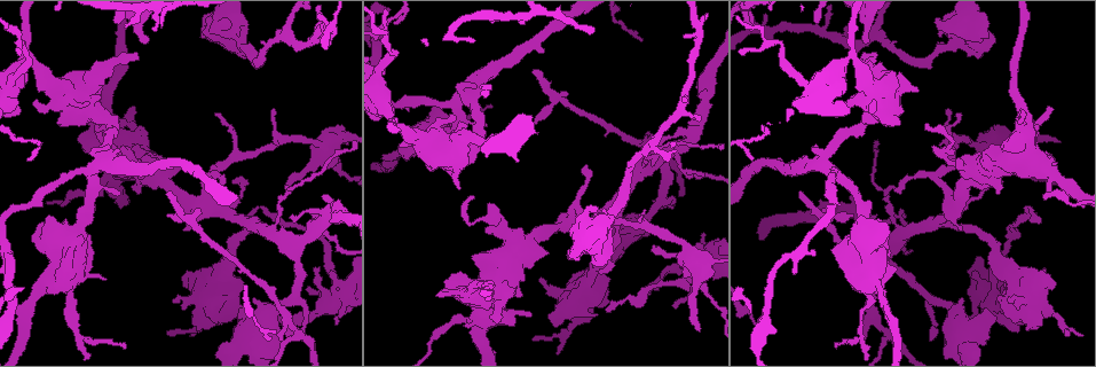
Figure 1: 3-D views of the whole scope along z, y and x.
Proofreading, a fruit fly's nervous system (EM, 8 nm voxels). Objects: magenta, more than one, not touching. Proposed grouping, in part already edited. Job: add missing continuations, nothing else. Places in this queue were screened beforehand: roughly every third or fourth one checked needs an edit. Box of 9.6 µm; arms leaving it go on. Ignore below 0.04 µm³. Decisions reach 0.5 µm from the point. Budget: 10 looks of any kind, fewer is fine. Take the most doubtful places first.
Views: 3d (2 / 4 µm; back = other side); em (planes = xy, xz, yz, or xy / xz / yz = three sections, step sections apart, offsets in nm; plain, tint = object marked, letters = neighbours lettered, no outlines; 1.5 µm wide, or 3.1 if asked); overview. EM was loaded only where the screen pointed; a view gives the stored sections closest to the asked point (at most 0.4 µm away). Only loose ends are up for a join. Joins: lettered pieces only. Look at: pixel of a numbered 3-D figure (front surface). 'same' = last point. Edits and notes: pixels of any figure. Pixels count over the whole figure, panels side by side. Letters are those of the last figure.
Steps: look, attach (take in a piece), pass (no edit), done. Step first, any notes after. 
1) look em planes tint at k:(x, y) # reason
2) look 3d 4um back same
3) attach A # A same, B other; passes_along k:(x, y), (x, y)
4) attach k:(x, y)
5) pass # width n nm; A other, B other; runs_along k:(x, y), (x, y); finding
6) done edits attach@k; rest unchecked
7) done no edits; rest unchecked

look 3d 4um at 1:(1058, 142) # branch stops here

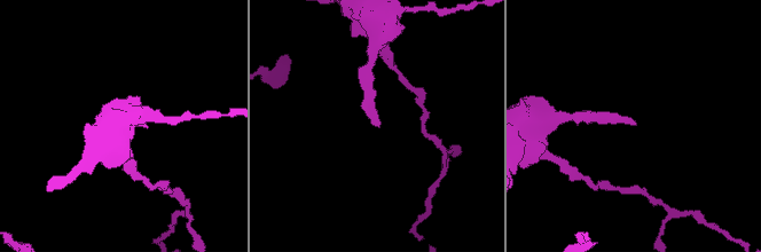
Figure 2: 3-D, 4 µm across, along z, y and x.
look em yz step 8 tint at 2:(379, 127)

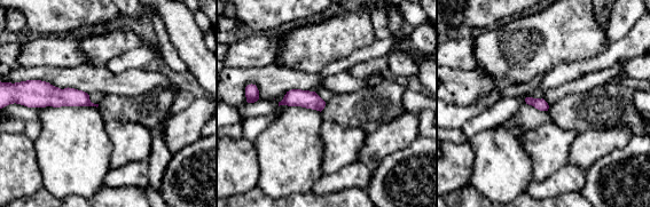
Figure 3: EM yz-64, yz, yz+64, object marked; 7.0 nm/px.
look em planes letters same

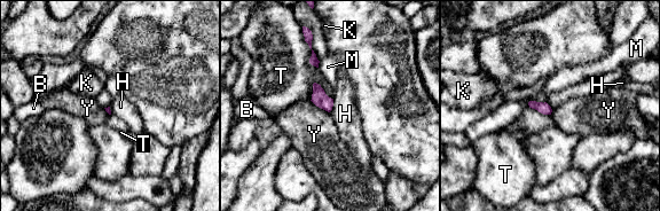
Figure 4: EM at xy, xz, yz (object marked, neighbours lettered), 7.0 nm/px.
pass # longest_contact T 190 nm; B other, H other, K other, M other, T other, Y other; border 4:(334, 99), (334, 106), (329, 111); no lettered piece goes on from it

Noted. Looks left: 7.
look em yz step 4 letters at 1:(281, 321) # branch stops here

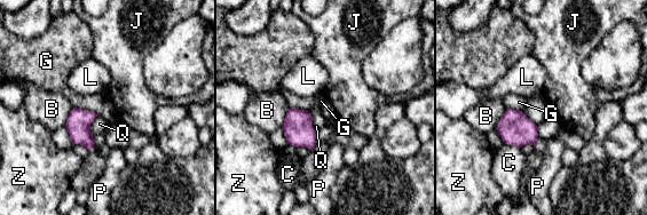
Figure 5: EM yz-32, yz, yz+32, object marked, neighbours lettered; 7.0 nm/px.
look em planes letters same # cut it another way

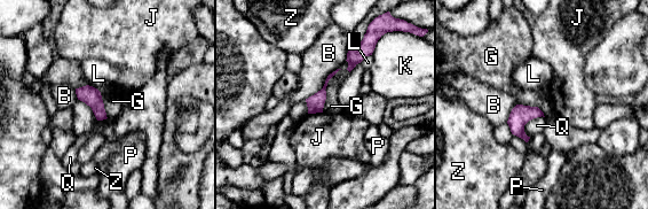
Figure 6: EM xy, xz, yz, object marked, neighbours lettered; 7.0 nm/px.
pass # width 90 nm; B other, G other, J other, K other, L other, P other, Q other, Z other; none of them fits

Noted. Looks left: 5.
look em xz step 8 tint at 1:(1039, 218) # tapers out

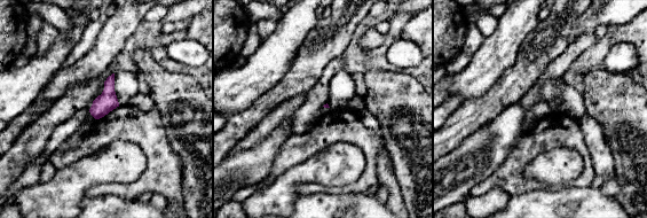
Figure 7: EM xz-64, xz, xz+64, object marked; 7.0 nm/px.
look em planes letters same # another direction

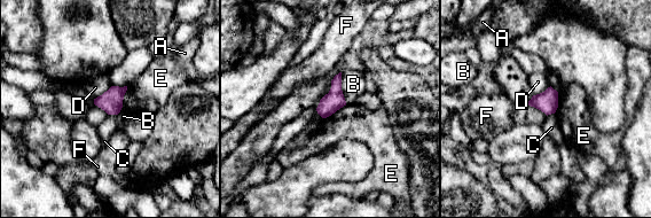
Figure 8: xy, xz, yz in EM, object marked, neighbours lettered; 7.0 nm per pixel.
pass # width 150 nm; longest_contact B 220 nm; A other, B other, C other, D other, E other, F other; none of them fits

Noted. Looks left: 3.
look 3d 4um at 1:(281, 339) # tapers out

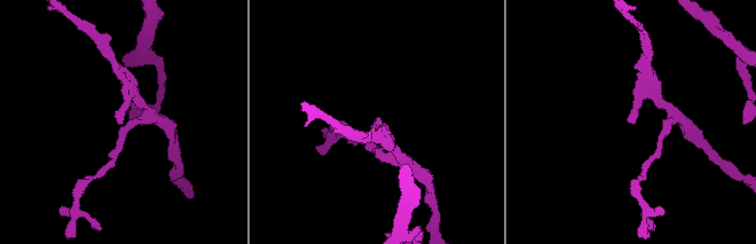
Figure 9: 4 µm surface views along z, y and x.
look em planes letters at 9:(630, 122)

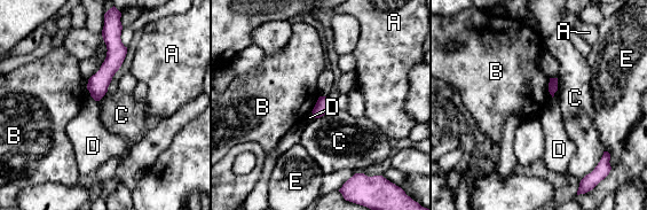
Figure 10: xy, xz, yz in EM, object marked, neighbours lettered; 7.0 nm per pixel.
pass # A other, B other, C other, D other, E other; no lettered piece goes on from it

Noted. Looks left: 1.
done no edits; rest unchecked

